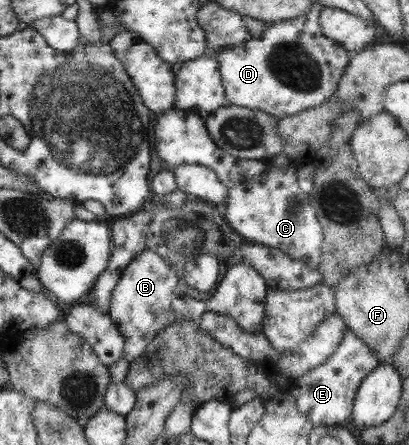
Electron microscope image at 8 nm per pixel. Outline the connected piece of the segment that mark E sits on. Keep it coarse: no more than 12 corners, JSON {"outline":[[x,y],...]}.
{"outline":[[347,326],[328,360],[288,392],[314,427],[347,426],[379,364]]}

